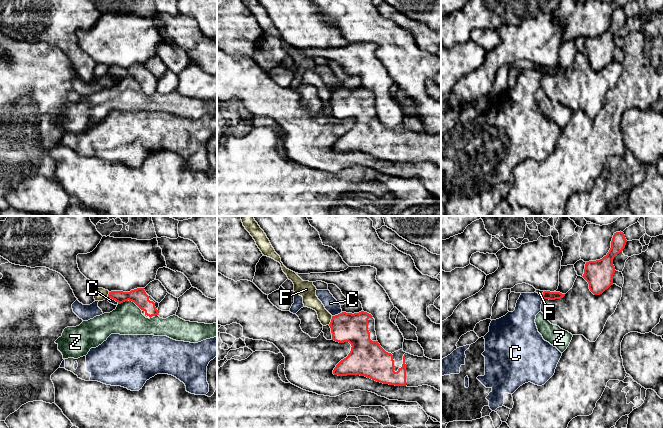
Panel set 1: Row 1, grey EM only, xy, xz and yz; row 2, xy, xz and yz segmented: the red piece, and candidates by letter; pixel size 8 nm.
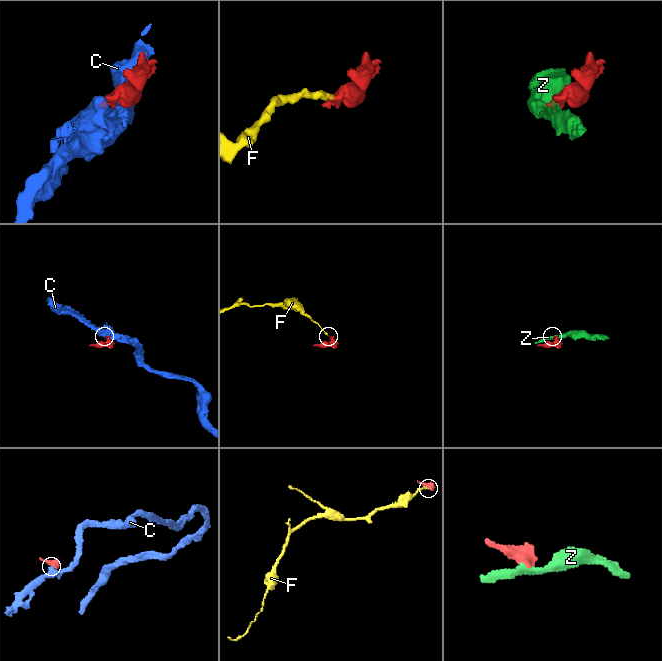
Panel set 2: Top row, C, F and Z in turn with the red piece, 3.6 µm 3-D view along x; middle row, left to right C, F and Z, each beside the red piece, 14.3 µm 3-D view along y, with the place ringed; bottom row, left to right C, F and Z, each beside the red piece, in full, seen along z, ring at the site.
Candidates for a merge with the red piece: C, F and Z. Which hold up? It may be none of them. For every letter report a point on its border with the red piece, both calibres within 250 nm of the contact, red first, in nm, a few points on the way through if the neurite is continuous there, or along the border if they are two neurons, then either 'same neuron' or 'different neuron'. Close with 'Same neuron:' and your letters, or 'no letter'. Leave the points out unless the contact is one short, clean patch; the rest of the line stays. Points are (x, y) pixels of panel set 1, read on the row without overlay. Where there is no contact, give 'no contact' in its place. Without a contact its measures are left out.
C: meets red in xz at (338, 90); 240 nm thick on the red side, 110 nm on the other; border along xz (342, 88), (332, 92); different neuron
F: meets red in xz at (331, 96); 240 nm thick on the red side, 120 nm on the other; border along xz (332, 92), (328, 100); different neuron
Z: meets red in xy at (130, 76); 120 nm thick on the red side, 260 nm on the other; border along xy (118, 79), (131, 76), (141, 86); different neuron
Same neuron: no letter

